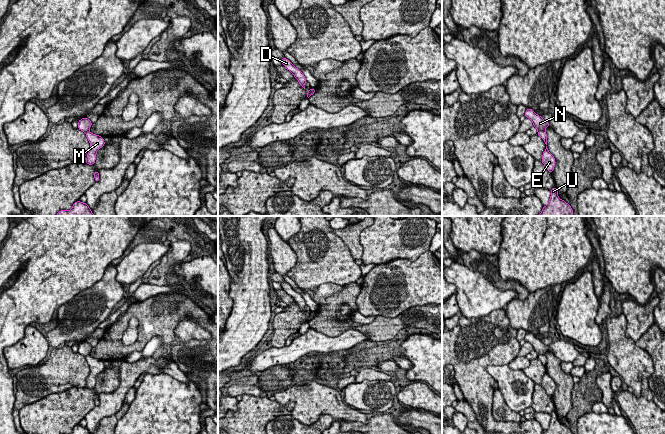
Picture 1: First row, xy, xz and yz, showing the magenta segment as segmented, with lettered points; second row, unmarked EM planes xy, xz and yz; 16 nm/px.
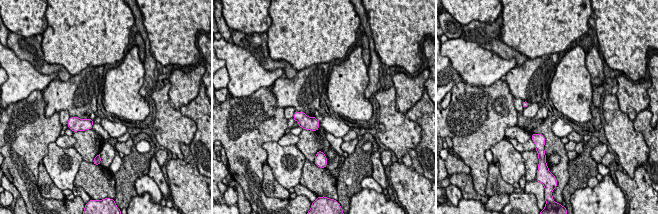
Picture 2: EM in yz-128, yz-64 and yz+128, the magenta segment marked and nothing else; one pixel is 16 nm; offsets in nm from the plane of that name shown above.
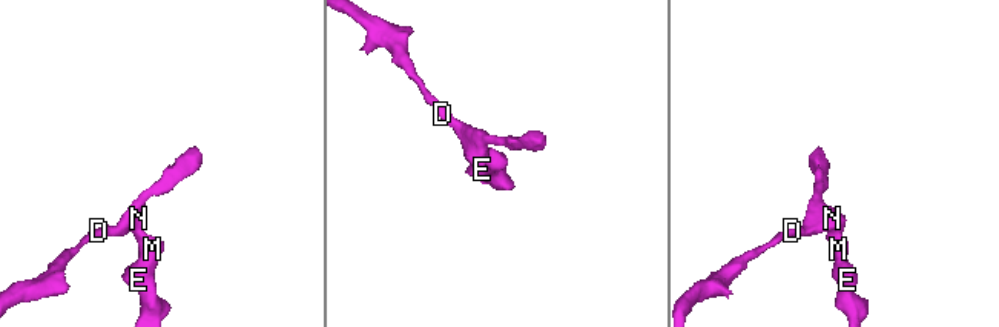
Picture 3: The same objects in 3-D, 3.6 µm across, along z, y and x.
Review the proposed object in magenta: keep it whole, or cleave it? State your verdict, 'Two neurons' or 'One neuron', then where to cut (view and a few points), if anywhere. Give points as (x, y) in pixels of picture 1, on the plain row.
Two neurons. Split along yz (538, 354), (544, 355)

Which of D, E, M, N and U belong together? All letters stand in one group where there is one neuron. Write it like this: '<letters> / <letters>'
D N / E M U

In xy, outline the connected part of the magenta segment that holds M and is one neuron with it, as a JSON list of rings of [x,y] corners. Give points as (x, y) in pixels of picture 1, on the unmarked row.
[[[87,355],[85,358],[90,367],[90,374],[87,378],[85,387],[89,389],[94,389],[96,385],[97,375],[105,369],[105,365],[102,360],[93,358],[90,355]]]

